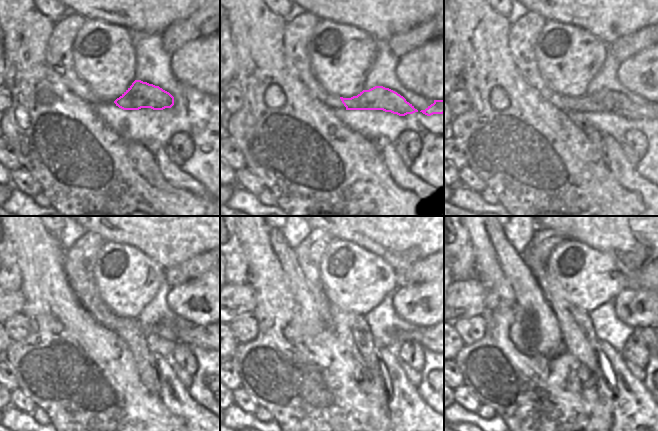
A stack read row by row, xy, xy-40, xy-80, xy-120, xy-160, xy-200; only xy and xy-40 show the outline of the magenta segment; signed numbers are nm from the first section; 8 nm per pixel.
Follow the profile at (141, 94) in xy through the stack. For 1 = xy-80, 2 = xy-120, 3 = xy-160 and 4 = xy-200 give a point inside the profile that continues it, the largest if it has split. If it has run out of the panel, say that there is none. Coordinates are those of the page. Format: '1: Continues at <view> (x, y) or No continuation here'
1: Continues at xy-80 (610, 101)
2: Continues at xy-120 (199, 336)
3: Continues at xy-160 (423, 336)
4: Continues at xy-200 (647, 334).

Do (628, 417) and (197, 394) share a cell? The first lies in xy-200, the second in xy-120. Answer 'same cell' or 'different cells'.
different cells

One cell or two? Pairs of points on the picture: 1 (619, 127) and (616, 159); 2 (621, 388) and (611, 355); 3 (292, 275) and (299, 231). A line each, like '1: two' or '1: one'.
1: two
2: one
3: two

